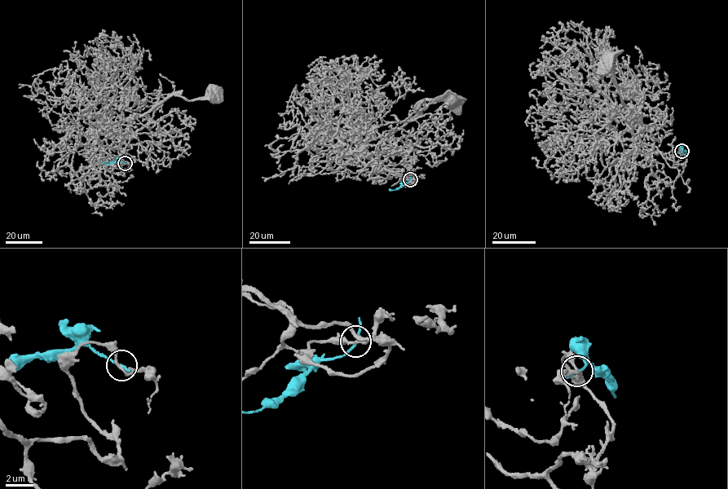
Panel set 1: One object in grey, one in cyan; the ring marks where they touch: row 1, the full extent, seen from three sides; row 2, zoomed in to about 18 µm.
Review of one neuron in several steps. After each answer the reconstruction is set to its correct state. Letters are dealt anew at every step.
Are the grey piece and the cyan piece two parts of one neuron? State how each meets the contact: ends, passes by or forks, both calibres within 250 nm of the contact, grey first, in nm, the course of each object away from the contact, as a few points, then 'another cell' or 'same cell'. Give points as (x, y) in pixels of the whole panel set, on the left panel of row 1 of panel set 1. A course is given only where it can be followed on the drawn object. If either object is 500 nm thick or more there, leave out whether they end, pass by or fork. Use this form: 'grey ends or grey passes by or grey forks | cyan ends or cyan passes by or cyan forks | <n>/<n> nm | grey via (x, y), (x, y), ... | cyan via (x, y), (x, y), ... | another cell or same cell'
grey passes by | cyan passes by | 300/150 nm | grey via (124, 163), (117, 164), (124, 174), (109, 172), (91, 123), (105, 134), (174, 94), (194, 100), (212, 91) | cyan via (125, 163), (119, 160), (107, 164), (103, 161) | another cell

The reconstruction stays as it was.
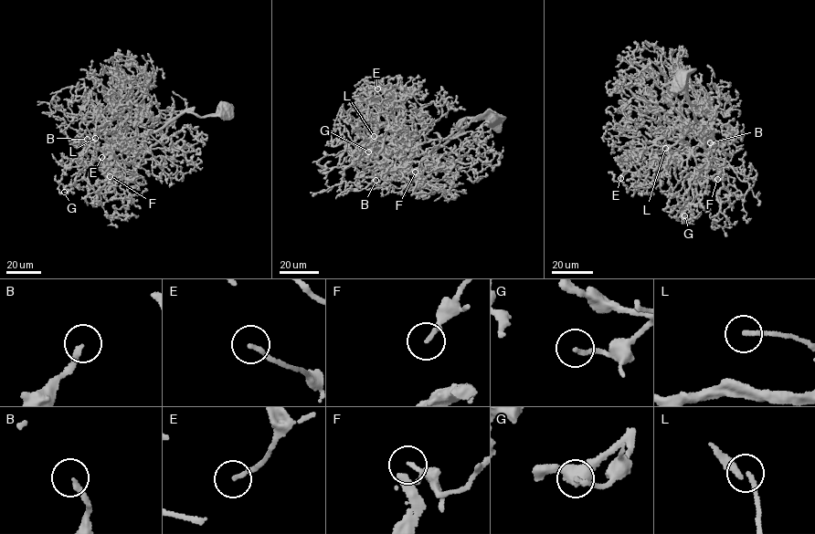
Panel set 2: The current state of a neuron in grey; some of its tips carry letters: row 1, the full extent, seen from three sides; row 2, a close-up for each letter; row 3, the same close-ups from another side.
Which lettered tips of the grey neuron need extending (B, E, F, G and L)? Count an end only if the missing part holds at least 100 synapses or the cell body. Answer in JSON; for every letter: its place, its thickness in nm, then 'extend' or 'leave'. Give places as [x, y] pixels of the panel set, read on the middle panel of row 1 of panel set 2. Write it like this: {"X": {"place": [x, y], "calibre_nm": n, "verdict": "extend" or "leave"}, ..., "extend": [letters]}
{"B": {"place": [375, 180], "calibre_nm": 200, "verdict": "extend"}, "E": {"place": [377, 88], "calibre_nm": 150, "verdict": "leave"}, "F": {"place": [415, 172], "calibre_nm": 100, "verdict": "leave"}, "G": {"place": [368, 151], "calibre_nm": 160, "verdict": "leave"}, "L": {"place": [374, 136], "calibre_nm": 160, "verdict": "leave"}, "extend": ["B"]}

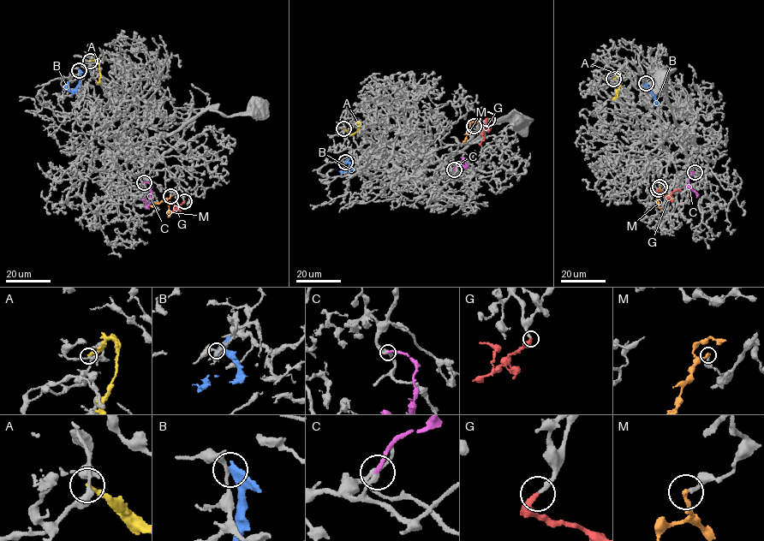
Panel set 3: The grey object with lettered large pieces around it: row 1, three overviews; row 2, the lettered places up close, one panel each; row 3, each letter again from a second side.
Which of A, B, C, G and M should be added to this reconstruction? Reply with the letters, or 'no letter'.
C, G, M

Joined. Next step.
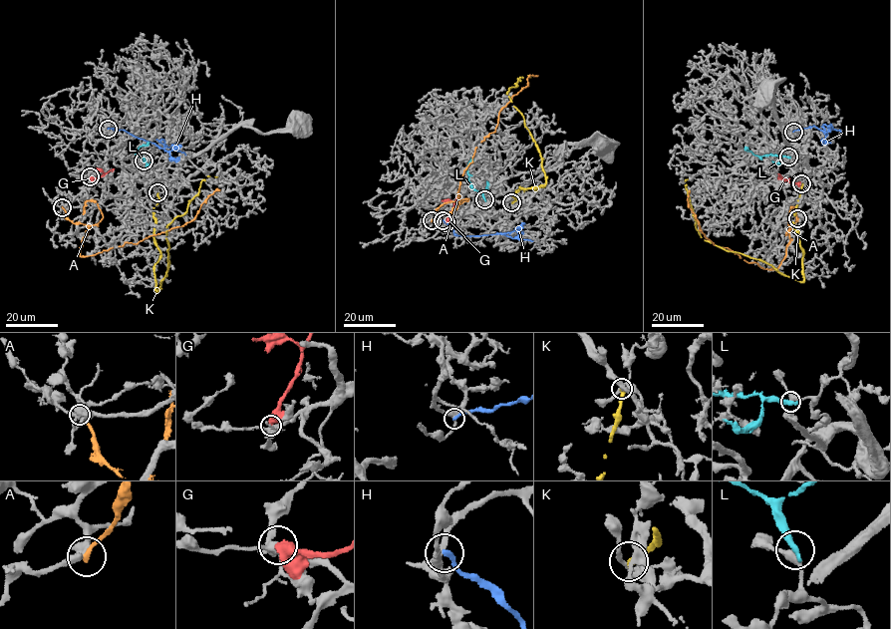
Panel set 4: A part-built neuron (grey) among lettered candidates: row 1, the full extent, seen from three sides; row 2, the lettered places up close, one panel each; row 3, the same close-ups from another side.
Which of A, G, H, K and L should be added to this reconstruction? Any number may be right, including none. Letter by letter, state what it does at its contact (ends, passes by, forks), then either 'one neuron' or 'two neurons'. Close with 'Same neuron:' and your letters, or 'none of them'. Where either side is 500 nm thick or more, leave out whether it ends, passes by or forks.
A: it ends; two neurons
G: it ends; two neurons
H: it ends; two neurons
K: it ends; two neurons
L: it ends; two neurons
Same neuron: none of them

